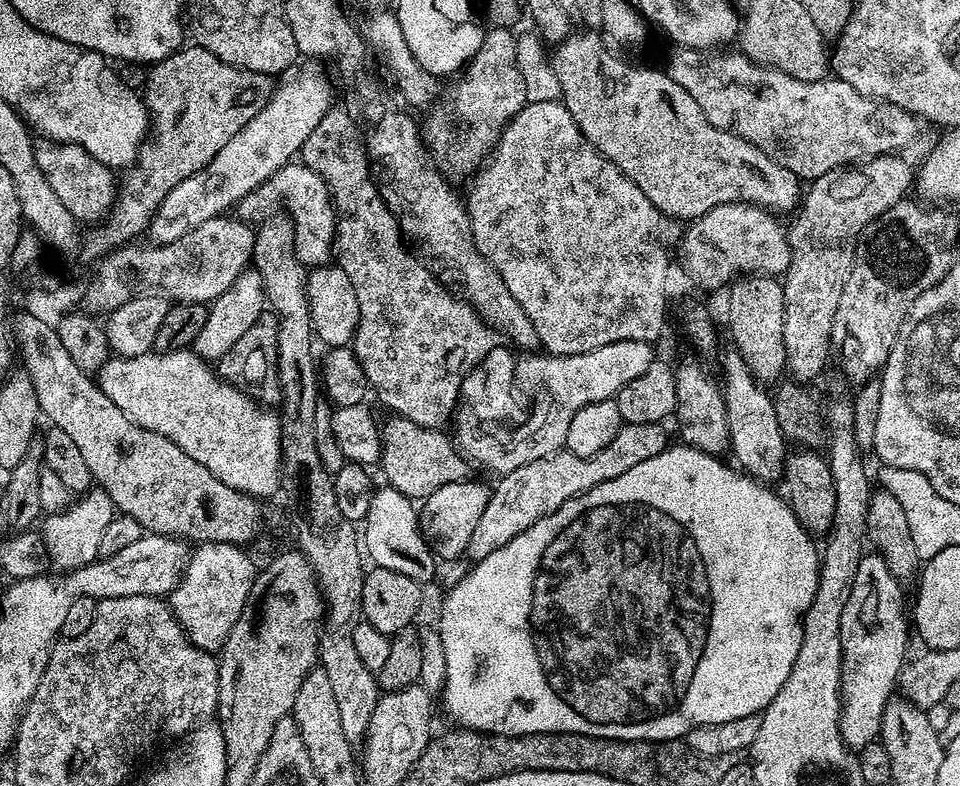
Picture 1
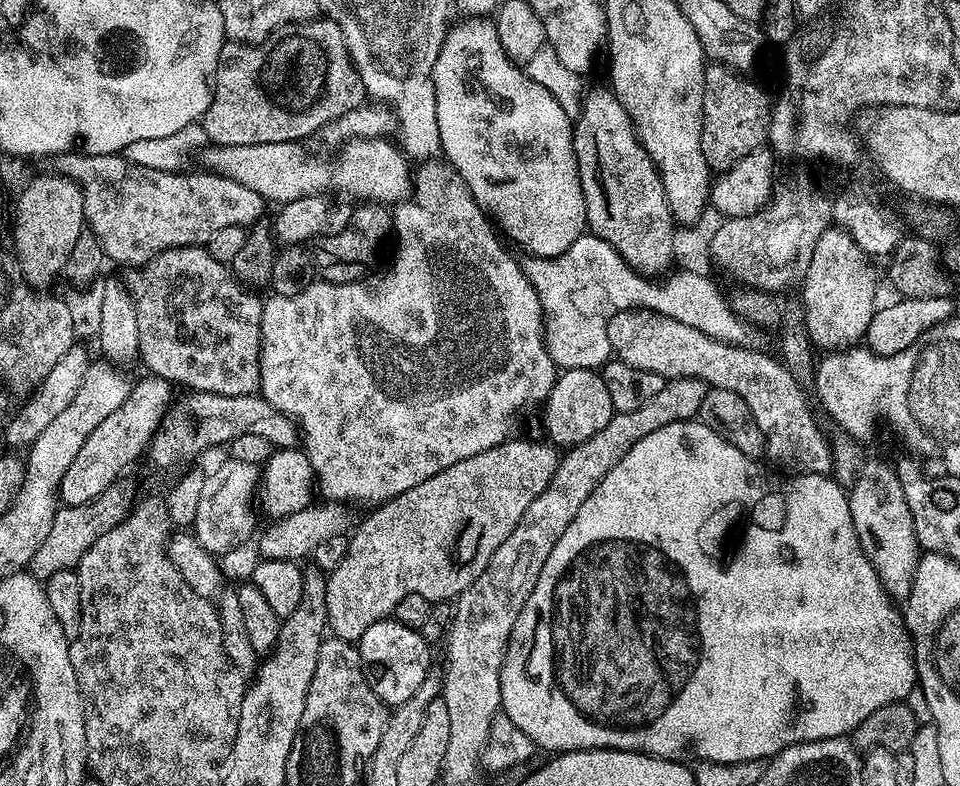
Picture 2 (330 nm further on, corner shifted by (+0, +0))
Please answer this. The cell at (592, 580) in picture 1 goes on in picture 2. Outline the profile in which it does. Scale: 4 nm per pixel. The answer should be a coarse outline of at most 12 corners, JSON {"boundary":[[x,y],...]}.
{"boundary":[[634,442],[500,666],[537,749],[767,761],[918,685],[828,474]]}

